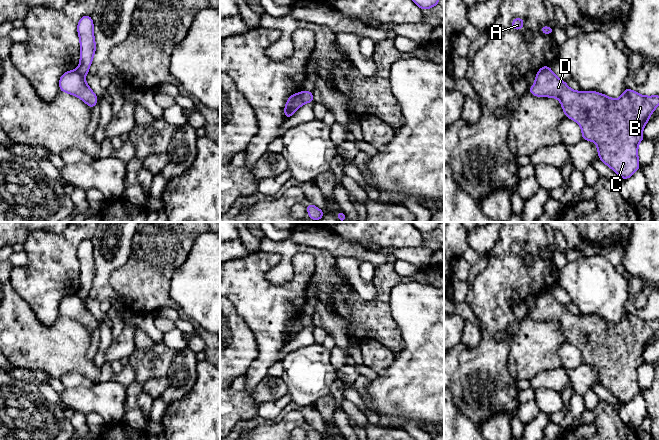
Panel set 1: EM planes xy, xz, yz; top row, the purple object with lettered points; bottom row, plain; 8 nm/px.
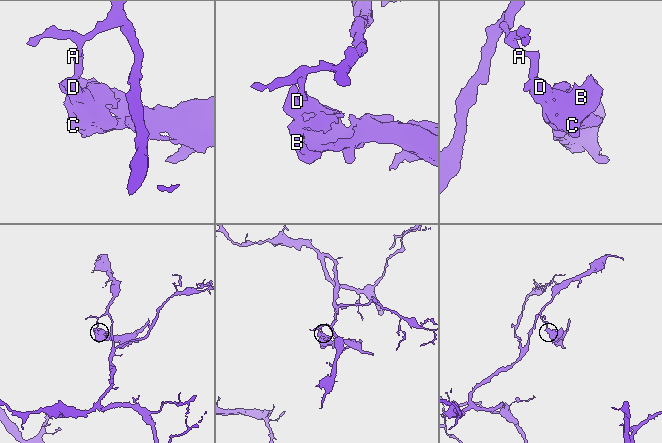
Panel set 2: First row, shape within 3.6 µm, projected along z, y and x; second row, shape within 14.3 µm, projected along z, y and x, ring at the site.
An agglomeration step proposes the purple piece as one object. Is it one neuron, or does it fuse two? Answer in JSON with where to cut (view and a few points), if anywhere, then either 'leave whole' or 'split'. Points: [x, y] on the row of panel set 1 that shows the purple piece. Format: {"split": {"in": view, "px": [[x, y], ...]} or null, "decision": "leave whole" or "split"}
{"split": {"in": "xz", "px": [[300, 93], [304, 102]]}, "decision": "split"}

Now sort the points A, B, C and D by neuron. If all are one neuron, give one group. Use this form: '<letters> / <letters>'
A / B C D

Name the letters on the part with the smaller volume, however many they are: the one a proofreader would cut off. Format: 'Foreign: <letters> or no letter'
Foreign: B, C, D

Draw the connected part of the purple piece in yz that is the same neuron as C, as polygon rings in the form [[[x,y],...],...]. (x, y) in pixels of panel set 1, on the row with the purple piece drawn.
[[[550,68],[536,74],[534,85],[528,91],[537,97],[558,99],[565,116],[580,125],[582,140],[595,142],[600,161],[623,180],[630,178],[640,168],[638,144],[644,140],[643,128],[659,105],[659,96],[643,96],[627,88],[619,99],[612,99],[595,91],[574,91]]]

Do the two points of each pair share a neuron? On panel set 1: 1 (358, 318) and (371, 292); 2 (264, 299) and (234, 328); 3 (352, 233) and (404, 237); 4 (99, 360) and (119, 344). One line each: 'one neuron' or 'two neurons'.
1: two neurons
2: two neurons
3: one neuron
4: two neurons

